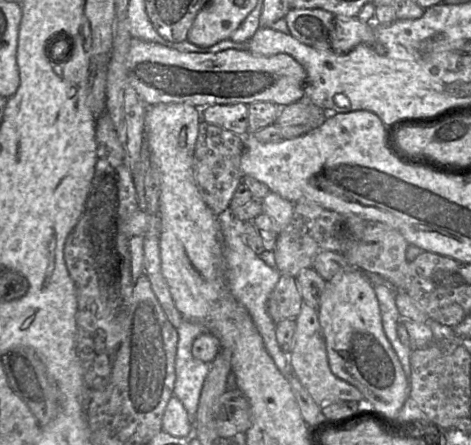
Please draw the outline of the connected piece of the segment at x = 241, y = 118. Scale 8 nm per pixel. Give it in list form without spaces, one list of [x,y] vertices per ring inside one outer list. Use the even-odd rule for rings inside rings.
[[[216,104],[201,110],[203,121],[224,128],[236,135],[248,133],[248,106],[246,104]]]

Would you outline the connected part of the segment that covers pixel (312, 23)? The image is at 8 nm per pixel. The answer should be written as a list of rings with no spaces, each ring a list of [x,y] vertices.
[[[291,8],[285,16],[290,34],[300,42],[319,50],[332,51],[336,54],[345,54],[358,44],[371,46],[378,54],[386,53],[385,47],[378,42],[374,23],[362,22],[358,17],[350,18],[338,16],[323,9],[296,9]]]

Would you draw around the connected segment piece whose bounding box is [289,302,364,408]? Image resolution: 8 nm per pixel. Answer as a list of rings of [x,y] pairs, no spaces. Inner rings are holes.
[[[303,302],[299,315],[295,318],[296,330],[293,337],[293,349],[290,352],[290,362],[293,374],[300,380],[313,400],[320,406],[337,400],[360,401],[364,397],[361,391],[347,381],[338,378],[330,369],[326,342],[319,323],[317,310]]]

